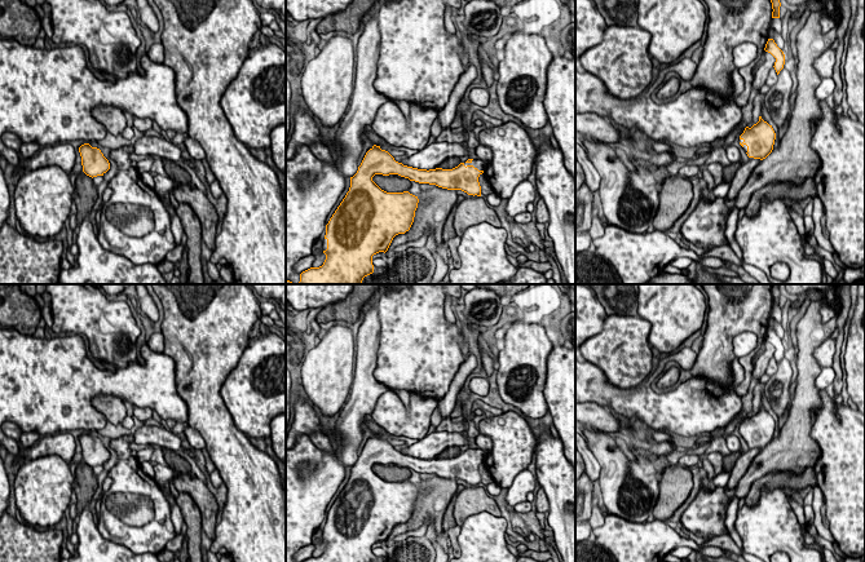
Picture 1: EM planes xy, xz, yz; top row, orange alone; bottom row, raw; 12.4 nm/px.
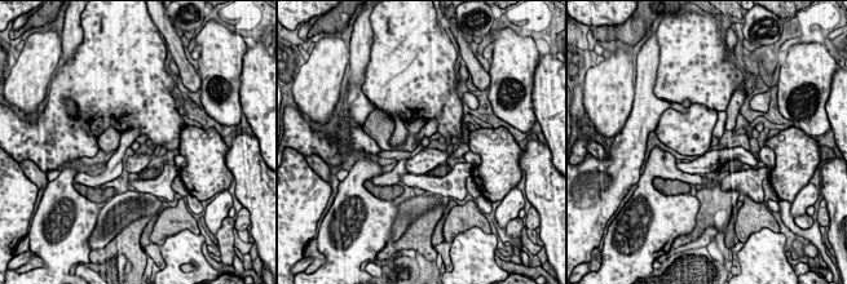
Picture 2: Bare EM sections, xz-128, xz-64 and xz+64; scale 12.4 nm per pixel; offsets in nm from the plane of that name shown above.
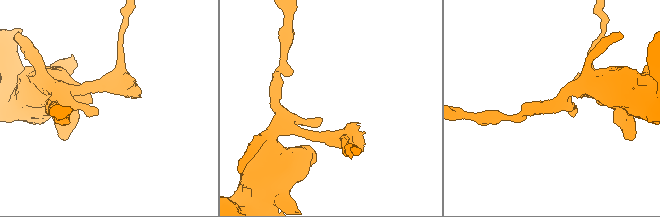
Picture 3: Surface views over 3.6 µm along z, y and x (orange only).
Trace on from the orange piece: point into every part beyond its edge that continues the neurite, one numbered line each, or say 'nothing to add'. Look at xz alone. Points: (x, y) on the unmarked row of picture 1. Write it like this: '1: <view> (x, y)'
1: xz (480, 454)

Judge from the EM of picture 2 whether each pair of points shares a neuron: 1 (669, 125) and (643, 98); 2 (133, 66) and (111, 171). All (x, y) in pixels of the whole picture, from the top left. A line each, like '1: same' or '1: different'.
1: different
2: different

